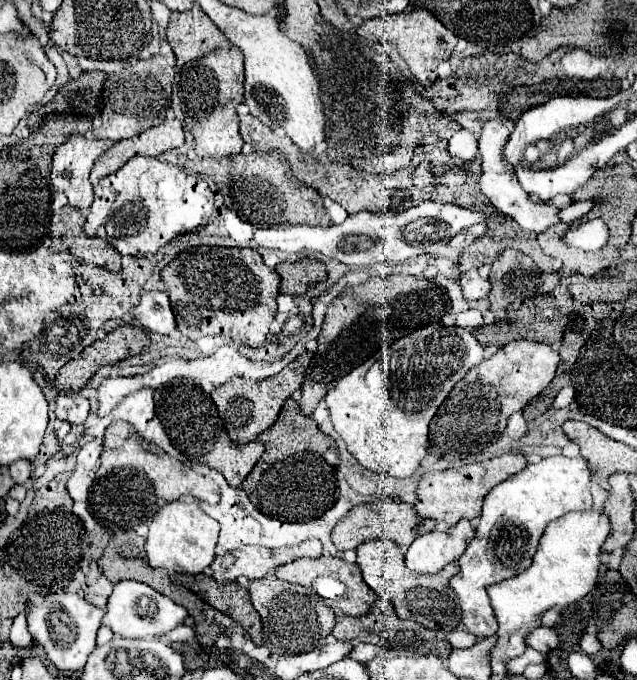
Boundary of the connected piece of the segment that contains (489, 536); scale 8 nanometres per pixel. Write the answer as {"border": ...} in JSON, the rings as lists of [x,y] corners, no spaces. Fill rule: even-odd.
{"border":[[[552,456],[538,464],[528,464],[528,468],[514,474],[510,480],[498,484],[484,500],[476,538],[458,560],[460,572],[450,580],[462,606],[462,622],[474,636],[488,638],[498,632],[498,622],[486,588],[524,572],[532,564],[538,540],[550,520],[558,520],[558,516],[564,516],[566,512],[592,508],[590,474],[592,472],[582,456]]]}

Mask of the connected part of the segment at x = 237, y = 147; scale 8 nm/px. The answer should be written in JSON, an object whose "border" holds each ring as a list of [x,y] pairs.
{"border":[[[220,48],[182,68],[182,112],[184,124],[194,136],[194,148],[200,158],[236,156],[242,150],[236,106],[244,102],[244,56],[238,48]]]}

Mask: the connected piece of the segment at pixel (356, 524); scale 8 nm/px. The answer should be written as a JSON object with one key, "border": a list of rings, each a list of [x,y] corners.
{"border":[[[386,498],[386,500],[378,500],[374,504],[360,504],[360,506],[354,506],[334,528],[332,532],[332,542],[334,546],[344,552],[344,550],[350,550],[350,548],[356,548],[368,540],[392,540],[396,542],[398,546],[410,546],[414,538],[418,538],[420,534],[426,534],[430,530],[436,528],[436,520],[430,520],[430,518],[422,518],[416,514],[416,510],[398,500],[398,498]]]}

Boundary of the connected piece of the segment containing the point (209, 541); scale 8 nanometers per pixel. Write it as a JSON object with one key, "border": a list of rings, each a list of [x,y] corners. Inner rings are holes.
{"border":[[[176,500],[160,508],[150,524],[150,534],[146,540],[148,562],[154,568],[166,568],[184,574],[200,574],[204,572],[212,560],[216,558],[214,548],[218,544],[218,528],[220,524],[204,514],[198,502],[192,500]]]}

